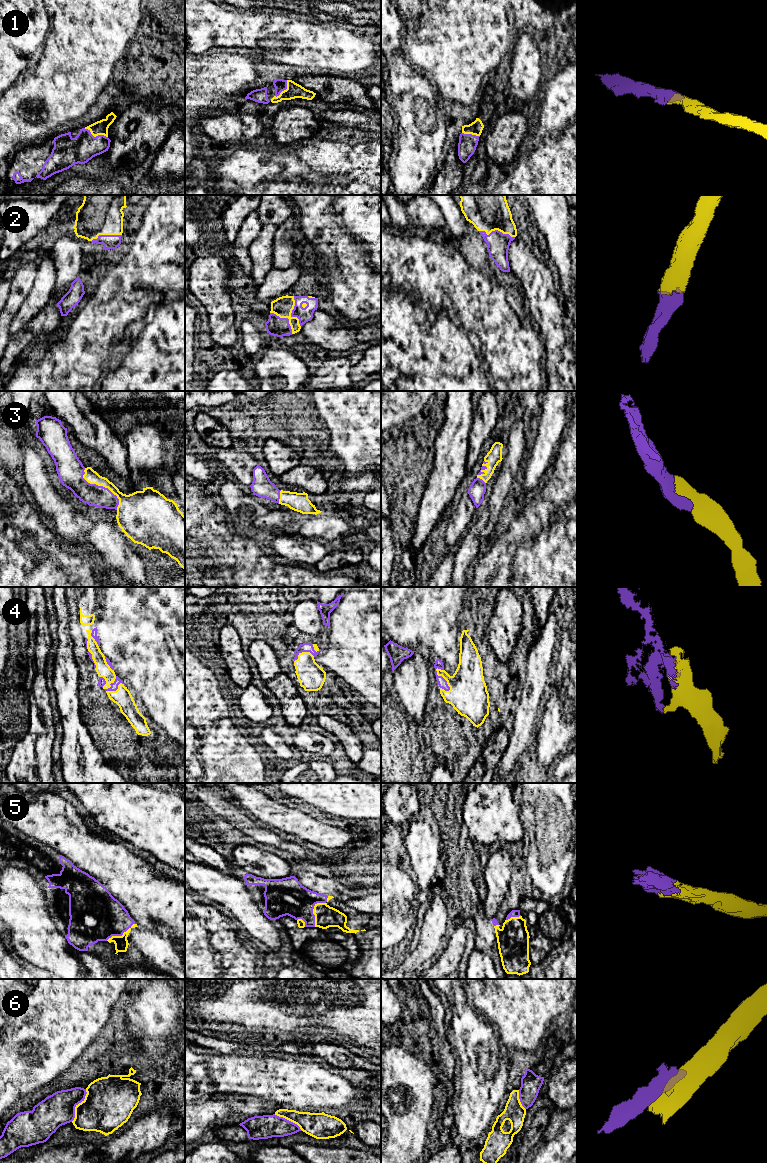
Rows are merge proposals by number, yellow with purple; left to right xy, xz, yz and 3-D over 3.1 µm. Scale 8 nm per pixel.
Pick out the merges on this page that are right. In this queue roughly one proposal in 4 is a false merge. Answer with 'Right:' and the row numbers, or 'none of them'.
Right: 1, 2, 3, 4, 5

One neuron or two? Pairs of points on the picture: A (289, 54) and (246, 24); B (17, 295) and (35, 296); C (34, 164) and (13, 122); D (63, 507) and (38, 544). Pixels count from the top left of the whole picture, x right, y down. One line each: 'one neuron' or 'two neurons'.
A: one neuron
B: two neurons
C: two neurons
D: two neurons

